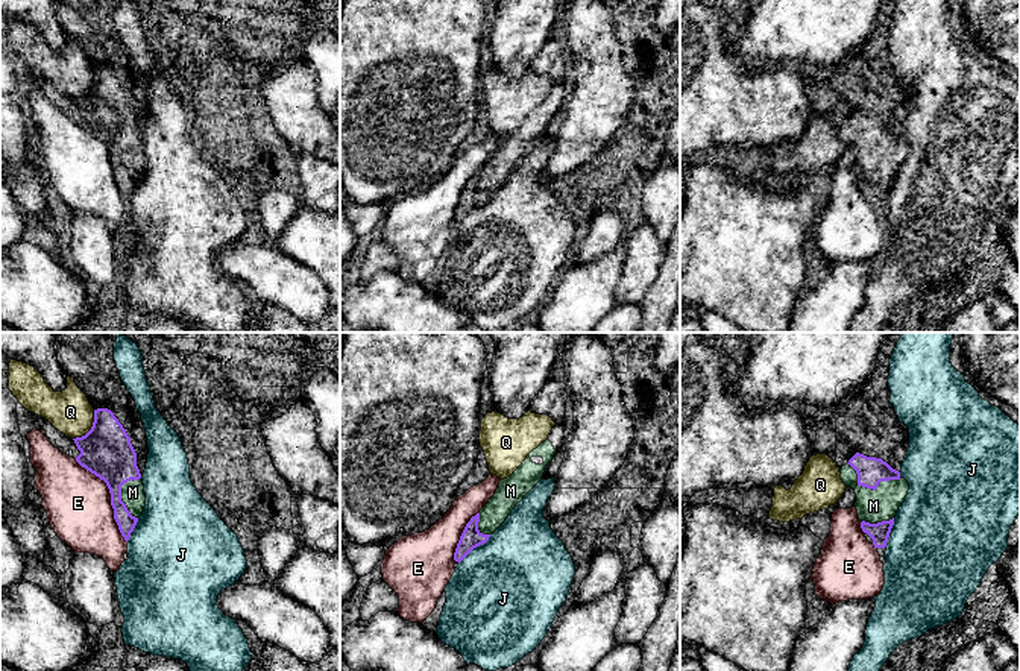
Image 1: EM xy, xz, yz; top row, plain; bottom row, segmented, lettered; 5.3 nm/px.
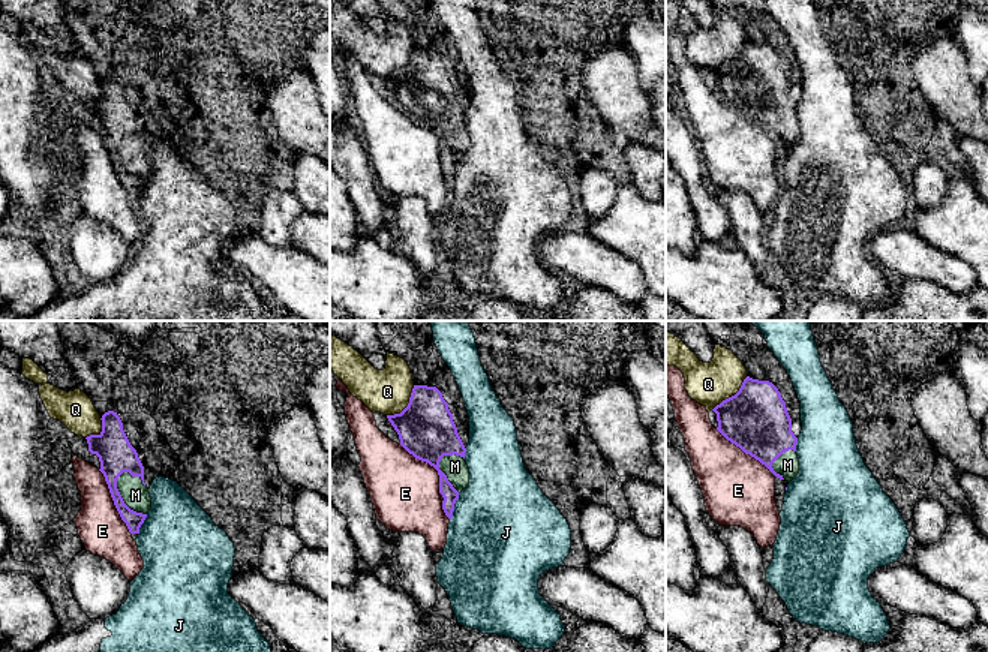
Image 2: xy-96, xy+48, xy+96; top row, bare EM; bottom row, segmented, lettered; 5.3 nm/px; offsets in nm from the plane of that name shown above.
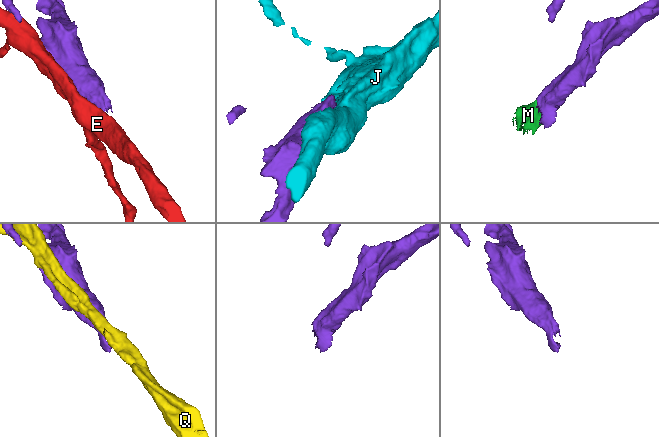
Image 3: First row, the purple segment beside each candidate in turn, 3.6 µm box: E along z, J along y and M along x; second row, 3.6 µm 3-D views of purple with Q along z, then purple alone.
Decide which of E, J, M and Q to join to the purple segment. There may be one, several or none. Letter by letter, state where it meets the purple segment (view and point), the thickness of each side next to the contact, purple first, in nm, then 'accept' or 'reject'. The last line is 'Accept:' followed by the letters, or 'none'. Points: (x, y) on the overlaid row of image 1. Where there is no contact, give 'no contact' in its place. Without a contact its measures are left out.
E: xy (111, 498) | 280/340 nm | reject
J: xz (475, 547) | 120/500 nm | reject
M: yz (870, 488) | 150/180 nm | accept
Q: xy (91, 428) | 280/220 nm | reject
Accept: M

